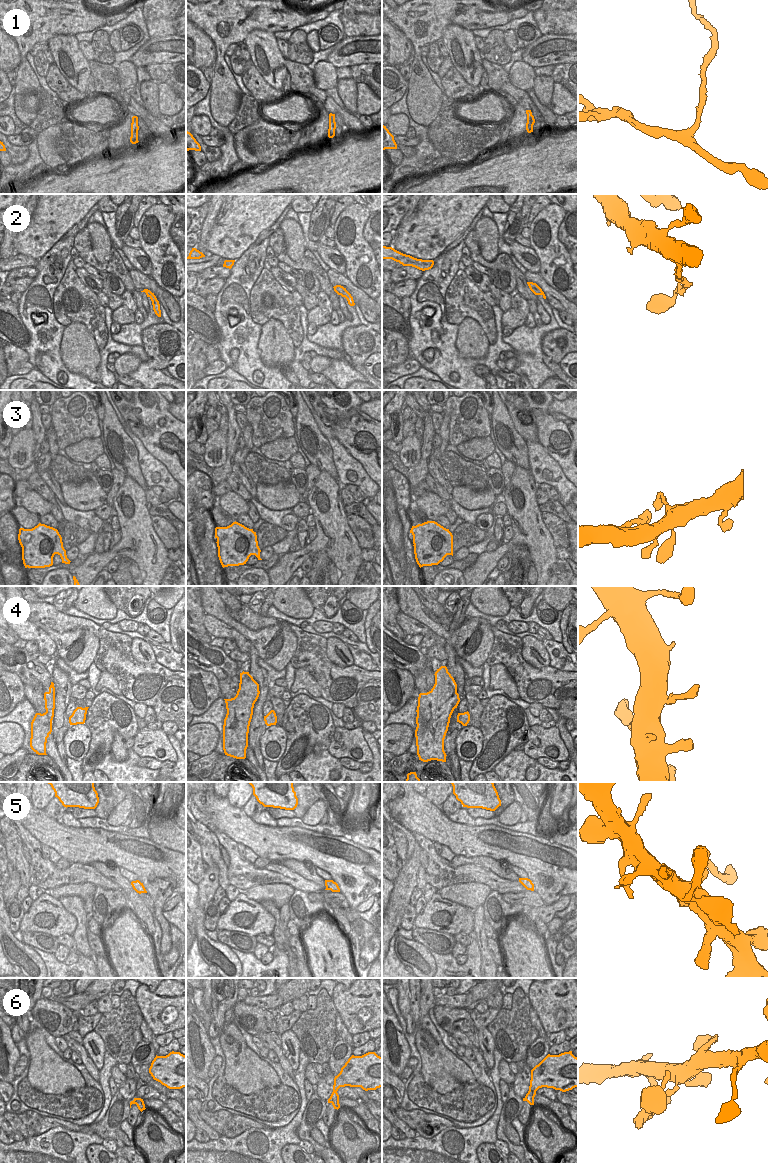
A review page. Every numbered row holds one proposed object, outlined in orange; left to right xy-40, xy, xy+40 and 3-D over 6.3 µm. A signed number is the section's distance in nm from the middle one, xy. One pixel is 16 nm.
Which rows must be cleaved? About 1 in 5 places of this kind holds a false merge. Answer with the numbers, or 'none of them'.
1, 5

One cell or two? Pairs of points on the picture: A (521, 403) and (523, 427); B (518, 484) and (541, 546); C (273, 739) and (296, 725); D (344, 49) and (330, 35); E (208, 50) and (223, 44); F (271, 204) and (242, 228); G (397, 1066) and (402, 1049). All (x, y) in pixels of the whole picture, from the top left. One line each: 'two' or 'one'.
A: one
B: one
C: two
D: two
E: two
F: one
G: one

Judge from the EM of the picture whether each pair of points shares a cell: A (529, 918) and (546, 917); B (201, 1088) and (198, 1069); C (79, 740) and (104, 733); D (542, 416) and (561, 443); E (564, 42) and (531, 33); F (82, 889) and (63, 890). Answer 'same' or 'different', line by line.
A: same
B: different
C: different
D: same
E: different
F: same

